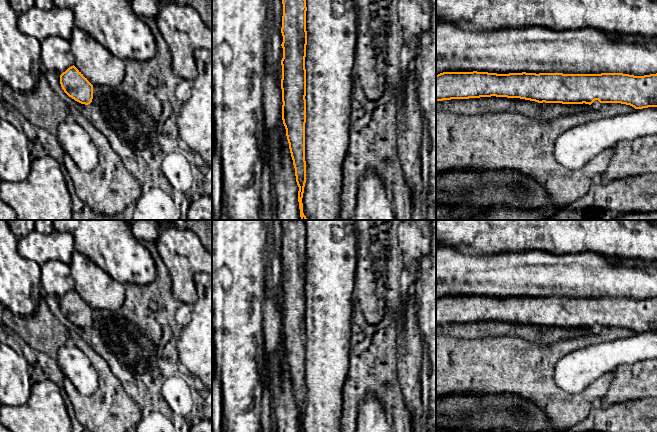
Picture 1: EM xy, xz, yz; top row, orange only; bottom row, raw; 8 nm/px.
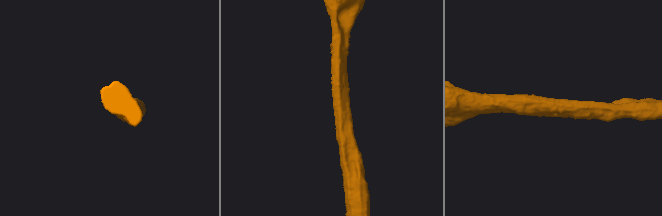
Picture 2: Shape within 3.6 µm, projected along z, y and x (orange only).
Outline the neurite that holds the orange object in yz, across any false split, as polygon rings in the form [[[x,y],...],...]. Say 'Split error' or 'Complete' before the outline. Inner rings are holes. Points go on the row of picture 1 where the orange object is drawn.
Complete. [[[443,72],[436,75],[436,101],[451,99],[469,99],[480,97],[520,98],[538,103],[589,104],[595,100],[600,103],[621,103],[643,109],[657,107],[657,73],[634,76],[623,73],[601,74],[563,74],[563,73],[509,73],[497,74],[488,72]]]

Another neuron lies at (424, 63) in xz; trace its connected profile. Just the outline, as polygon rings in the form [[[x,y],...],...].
[[[436,0],[429,1],[428,28],[422,42],[414,48],[412,67],[417,76],[417,99],[420,109],[420,171],[425,203],[424,220],[436,220]]]

